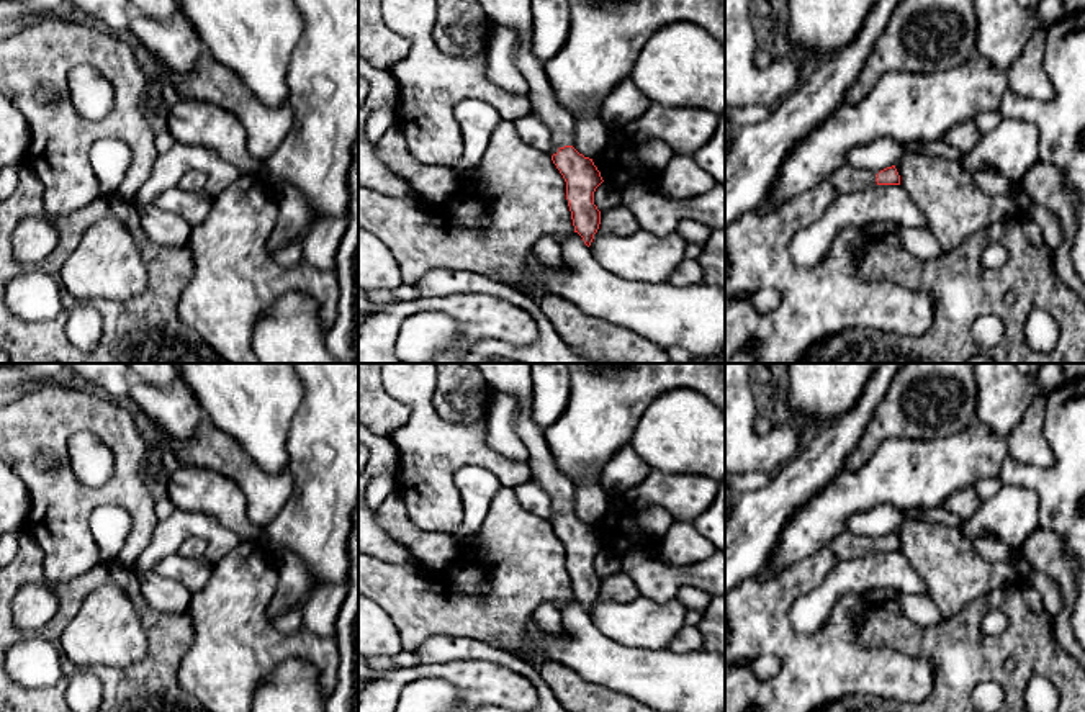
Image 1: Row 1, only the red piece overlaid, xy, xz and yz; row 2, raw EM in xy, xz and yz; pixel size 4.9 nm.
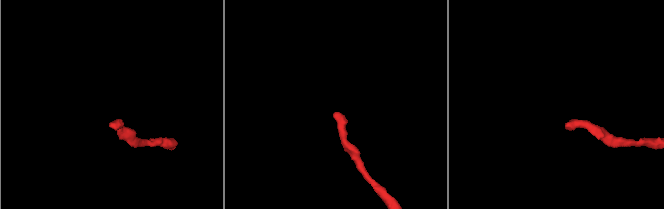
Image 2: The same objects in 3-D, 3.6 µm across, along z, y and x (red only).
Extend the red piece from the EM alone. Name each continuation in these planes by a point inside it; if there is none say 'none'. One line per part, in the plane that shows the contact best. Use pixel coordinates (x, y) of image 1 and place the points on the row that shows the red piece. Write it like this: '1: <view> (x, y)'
1: xz (514, 13)

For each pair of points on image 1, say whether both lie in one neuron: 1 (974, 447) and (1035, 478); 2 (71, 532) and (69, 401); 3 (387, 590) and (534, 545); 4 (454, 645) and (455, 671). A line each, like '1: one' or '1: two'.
1: two
2: one
3: one
4: two

